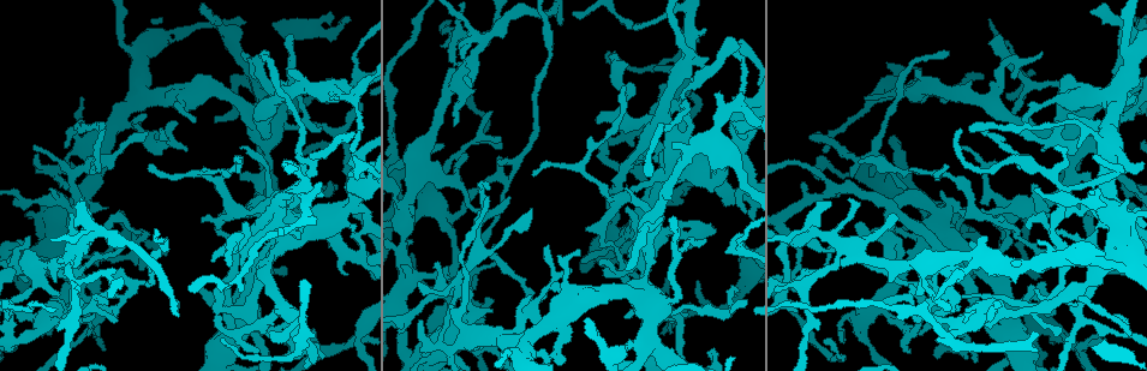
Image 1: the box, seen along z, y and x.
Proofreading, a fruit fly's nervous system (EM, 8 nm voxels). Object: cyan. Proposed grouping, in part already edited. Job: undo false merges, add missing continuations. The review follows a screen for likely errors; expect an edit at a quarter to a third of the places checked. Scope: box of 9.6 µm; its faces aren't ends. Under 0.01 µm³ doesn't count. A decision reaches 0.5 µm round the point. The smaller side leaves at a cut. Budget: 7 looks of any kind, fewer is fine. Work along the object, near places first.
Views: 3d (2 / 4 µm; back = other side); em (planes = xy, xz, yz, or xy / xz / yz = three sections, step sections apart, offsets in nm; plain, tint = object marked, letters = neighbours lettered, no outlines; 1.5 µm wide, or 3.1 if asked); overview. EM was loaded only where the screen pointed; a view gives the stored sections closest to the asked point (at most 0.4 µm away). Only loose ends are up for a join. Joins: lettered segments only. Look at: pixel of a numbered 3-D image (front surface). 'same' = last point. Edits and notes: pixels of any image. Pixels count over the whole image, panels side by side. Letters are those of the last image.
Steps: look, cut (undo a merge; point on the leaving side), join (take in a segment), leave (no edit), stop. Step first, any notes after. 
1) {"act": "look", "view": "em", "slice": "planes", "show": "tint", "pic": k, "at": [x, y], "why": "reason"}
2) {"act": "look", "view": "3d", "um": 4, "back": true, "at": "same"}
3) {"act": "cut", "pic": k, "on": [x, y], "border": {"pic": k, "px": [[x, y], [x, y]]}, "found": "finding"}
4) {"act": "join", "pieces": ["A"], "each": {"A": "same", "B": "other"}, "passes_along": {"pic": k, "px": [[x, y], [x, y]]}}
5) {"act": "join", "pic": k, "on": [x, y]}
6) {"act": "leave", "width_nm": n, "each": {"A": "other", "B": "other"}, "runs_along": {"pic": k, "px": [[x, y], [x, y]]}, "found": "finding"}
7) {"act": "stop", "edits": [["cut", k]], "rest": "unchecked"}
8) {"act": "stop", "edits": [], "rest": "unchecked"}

{"act": "look", "view": "em", "slice": "xy", "step": 8, "show": "tint", "pic": 1, "at": [50, 188]}

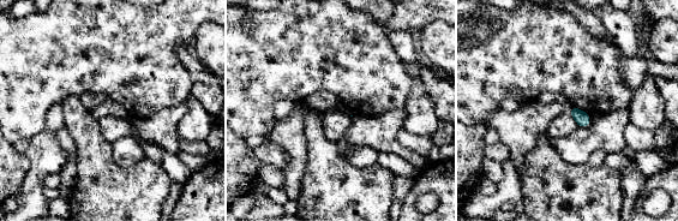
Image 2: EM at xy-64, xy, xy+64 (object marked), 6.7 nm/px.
{"act": "look", "view": "em", "slice": "xy", "step": 8, "show": "letters", "at": "same"}

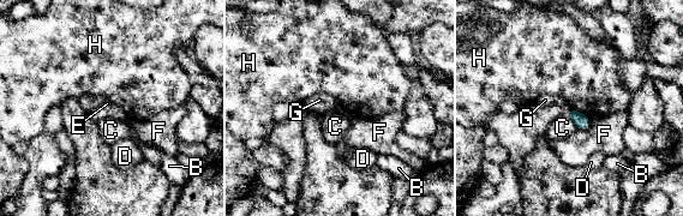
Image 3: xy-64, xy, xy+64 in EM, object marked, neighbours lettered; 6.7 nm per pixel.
{"act": "leave", "each": {"B": "other", "C": "other", "D": "other", "E": "other", "F": "other", "G": "other", "H": "other"}, "border": {"pic": 3, "px": [[570, 107], [581, 112], [588, 119]]}, "found": "no lettered segment goes on from it"}

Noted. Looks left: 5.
{"act": "look", "view": "em", "slice": "planes", "show": "plain", "pic": 1, "at": [698, 281], "why": "thin end"}

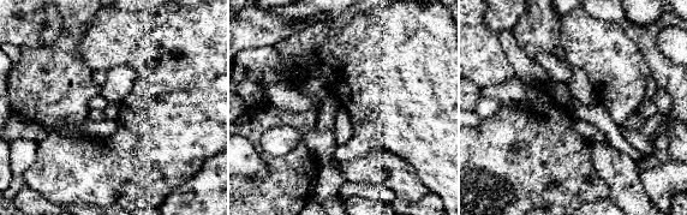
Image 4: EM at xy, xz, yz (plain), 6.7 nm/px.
{"act": "look", "view": "em", "slice": "planes", "show": "letters", "at": "same"}

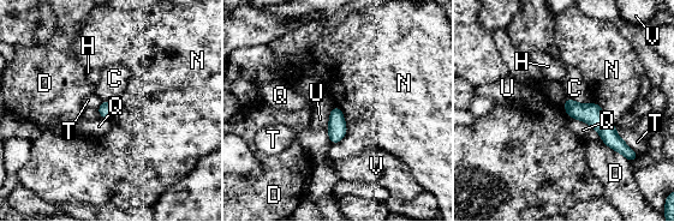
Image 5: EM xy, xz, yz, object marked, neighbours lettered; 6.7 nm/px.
{"act": "leave", "each": {"C": "other", "D": "other", "H": "other", "N": "other", "Q": "other", "T": "other", "U": "other", "V": "other"}, "border": {"pic": 5, "px": [[335, 104], [346, 133], [332, 144]]}, "found": "no lettered segment goes on from it"}

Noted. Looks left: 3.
{"act": "look", "view": "3d", "um": 2, "pic": 1, "at": [260, 350], "why": "free end"}

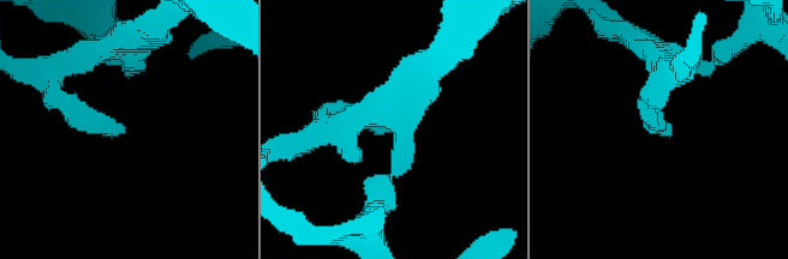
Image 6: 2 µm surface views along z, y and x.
{"act": "look", "view": "em", "slice": "planes", "show": "tint", "pic": 6, "at": [668, 131], "why": "shape alone is not enough"}

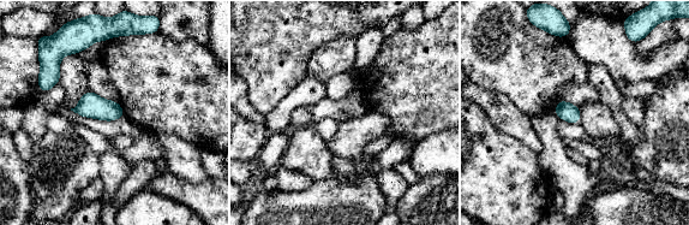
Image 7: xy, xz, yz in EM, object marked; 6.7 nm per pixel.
{"act": "look", "view": "em", "slice": "planes", "show": "letters", "at": "same"}

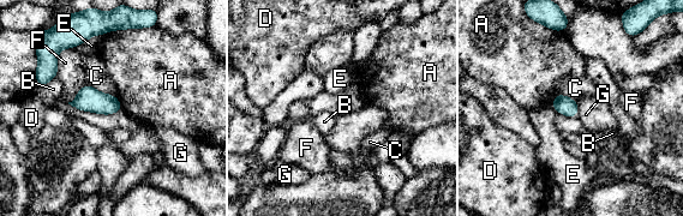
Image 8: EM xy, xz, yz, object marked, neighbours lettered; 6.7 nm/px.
{"act": "leave", "each": {"A": "other", "B": "other", "C": "other", "D": "other", "E": "other", "F": "other", "G": "other"}, "found": "none of them fits"}

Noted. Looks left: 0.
{"act": "stop", "edits": [], "rest": "unchecked"}

